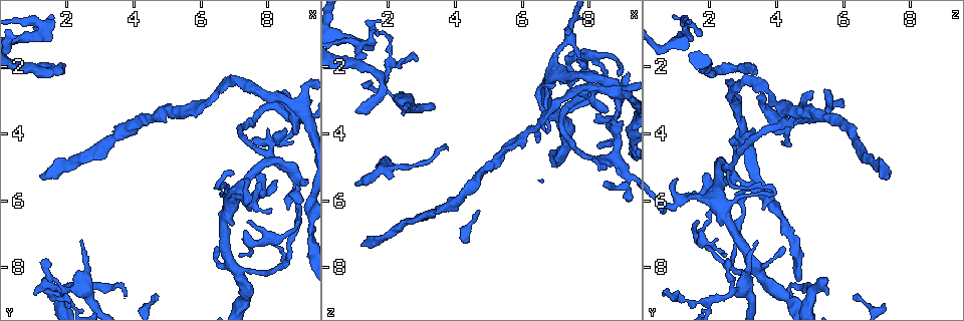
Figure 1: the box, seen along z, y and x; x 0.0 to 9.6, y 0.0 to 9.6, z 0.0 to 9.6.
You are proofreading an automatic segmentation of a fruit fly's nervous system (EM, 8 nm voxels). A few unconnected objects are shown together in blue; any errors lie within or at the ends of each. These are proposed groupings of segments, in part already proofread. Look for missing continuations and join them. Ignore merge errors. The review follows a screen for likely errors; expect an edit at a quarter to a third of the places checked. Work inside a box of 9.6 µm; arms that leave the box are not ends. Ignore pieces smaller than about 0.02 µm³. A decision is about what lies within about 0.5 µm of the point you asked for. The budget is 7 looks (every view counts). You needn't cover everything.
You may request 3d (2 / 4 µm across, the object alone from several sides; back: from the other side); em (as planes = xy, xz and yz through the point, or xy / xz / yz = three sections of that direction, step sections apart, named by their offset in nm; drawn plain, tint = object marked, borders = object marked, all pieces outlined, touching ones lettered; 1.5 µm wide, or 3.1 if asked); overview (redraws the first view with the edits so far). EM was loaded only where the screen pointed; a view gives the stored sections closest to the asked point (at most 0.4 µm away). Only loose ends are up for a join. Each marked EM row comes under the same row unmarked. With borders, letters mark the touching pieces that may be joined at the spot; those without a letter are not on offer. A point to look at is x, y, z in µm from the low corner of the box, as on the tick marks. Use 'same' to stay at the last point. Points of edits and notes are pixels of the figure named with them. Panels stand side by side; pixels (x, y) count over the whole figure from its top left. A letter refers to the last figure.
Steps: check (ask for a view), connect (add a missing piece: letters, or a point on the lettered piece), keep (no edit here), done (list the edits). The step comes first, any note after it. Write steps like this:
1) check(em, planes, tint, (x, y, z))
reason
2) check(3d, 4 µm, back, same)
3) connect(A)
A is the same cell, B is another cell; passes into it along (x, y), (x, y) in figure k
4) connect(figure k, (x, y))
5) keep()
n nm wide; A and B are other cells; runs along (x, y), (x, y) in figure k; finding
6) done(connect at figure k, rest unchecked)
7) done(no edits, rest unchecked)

check(3d, 2 µm, back, (1.00, 8.75, 5.50))
an open end

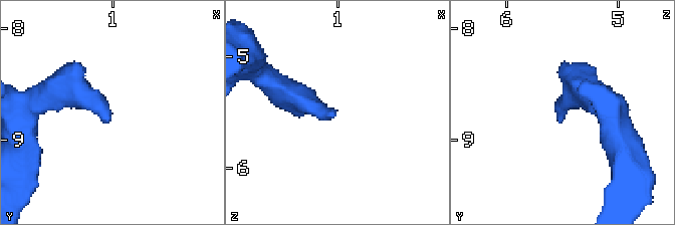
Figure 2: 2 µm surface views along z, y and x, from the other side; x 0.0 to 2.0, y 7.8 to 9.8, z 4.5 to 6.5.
check(em, yz, step 8, borders, (1.02, 8.80, 5.54))

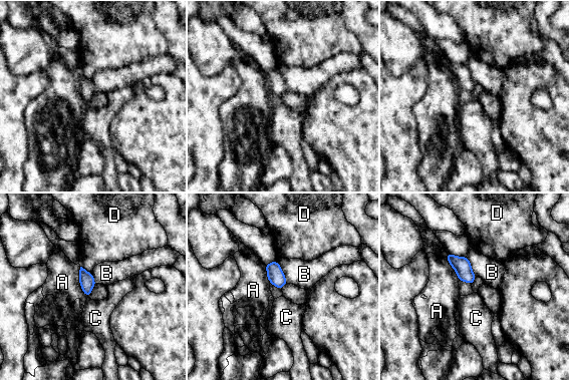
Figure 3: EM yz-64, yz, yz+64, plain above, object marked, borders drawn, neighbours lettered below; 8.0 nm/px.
check(em, planes, borders, same)

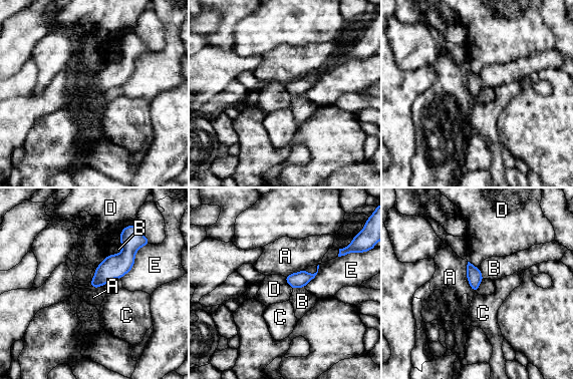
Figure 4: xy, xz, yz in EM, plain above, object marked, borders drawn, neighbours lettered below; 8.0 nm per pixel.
keep()
A, B, C, D and E are other cells; border along (106, 256), (95, 269) in figure 4; none of them fits

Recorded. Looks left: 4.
check(3d, 2 µm, (1.20, 5.25, 7.35))
end of a long branch

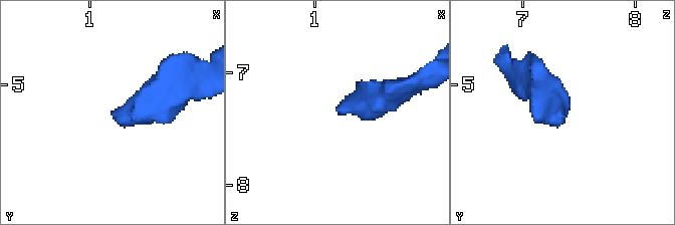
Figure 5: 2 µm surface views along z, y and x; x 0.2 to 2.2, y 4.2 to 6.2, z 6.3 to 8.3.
check(em, planes, borders, (1.18, 5.26, 7.34))
shape alone is not enough

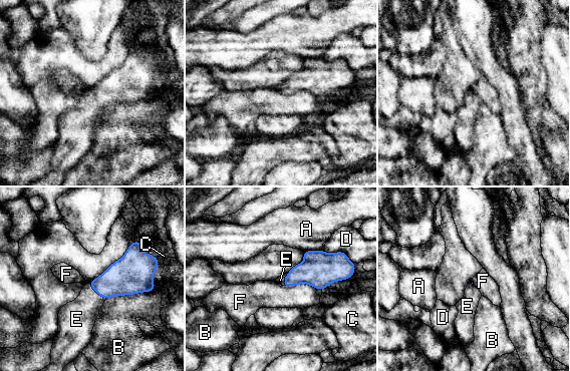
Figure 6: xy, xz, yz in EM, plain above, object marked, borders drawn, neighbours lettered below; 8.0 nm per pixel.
connect(E)
F touches over 300 nm; E is the same cell, A, B, C, D and F are other cells; passes into it along (122, 277), (96, 293), (78, 317) in figure 6; the cell continues

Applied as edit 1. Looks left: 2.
done(connect at figure 6, rest unchecked)

